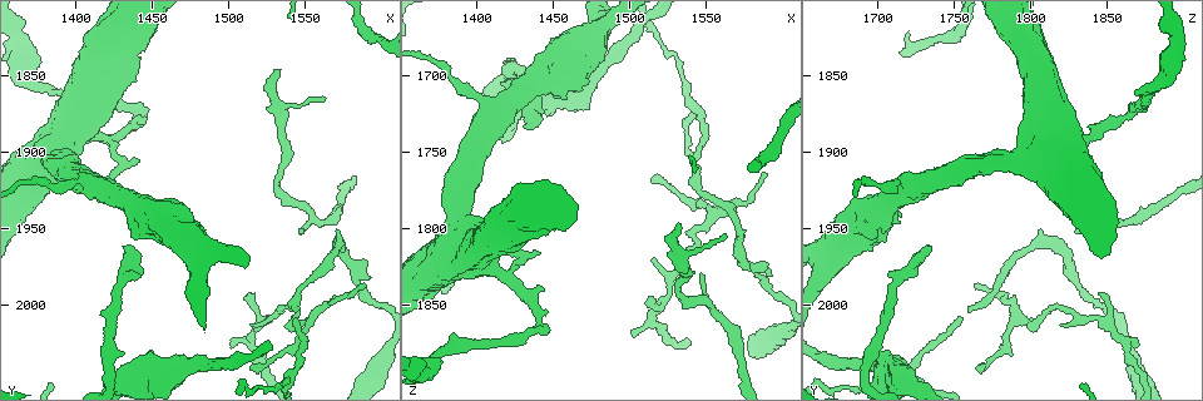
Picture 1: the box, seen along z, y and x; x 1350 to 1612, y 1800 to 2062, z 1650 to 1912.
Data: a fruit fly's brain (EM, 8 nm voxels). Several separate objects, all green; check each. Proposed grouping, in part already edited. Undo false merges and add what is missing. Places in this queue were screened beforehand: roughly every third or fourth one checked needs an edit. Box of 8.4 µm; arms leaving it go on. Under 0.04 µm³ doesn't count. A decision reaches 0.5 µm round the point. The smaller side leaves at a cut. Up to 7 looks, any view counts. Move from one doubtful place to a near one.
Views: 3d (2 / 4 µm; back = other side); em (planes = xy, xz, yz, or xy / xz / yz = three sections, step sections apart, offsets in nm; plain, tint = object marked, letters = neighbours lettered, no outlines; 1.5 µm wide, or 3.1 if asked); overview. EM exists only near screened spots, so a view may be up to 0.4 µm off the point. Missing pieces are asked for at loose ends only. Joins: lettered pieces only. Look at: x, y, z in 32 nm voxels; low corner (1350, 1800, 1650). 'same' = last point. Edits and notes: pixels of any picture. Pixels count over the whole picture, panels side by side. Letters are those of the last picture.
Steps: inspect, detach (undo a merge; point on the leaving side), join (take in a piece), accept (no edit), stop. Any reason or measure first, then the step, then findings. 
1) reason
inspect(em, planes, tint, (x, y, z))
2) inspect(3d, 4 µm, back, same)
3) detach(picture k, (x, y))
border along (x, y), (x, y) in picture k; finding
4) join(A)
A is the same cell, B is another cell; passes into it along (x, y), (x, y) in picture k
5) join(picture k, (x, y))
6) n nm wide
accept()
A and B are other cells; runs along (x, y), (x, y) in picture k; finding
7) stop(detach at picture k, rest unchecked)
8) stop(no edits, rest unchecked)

an open end
inspect(em, xz, step 8, tint, (1532, 1846, 1798))

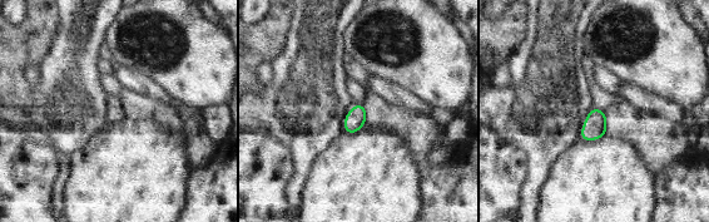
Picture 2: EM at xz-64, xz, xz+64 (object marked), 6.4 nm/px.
inspect(em, xy, step 8, letters, same)

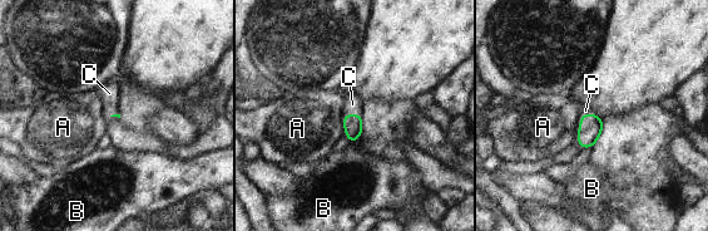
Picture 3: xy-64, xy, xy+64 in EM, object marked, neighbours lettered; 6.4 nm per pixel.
C touches over 130 nm
join(C)
C is the same cell, A and B are other cells; the neuron continues

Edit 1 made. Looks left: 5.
inspect(overview)

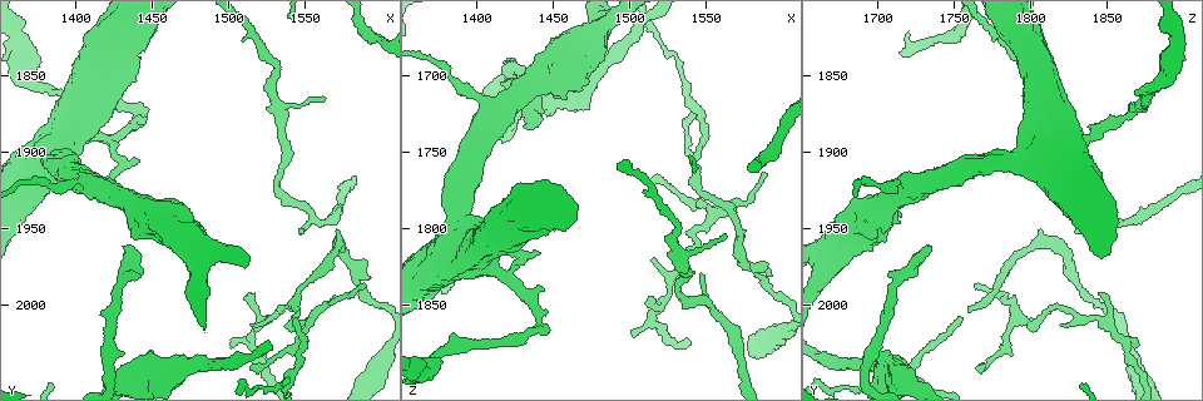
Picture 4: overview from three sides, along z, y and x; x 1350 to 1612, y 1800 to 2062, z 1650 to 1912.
free end
inspect(em, yz, step 8, tint, (1432, 1962, 1732))

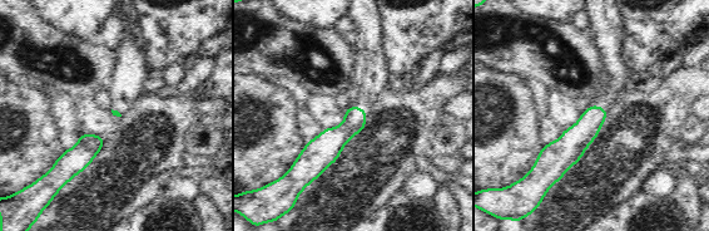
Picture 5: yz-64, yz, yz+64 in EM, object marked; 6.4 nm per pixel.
inspect(em, xy, step 8, letters, same)

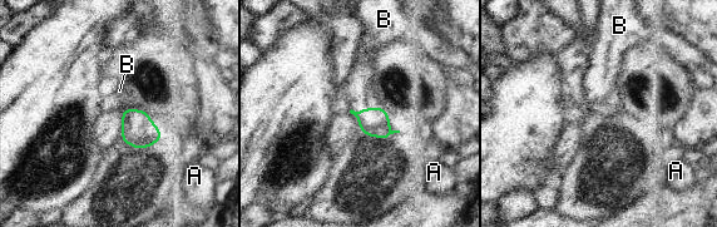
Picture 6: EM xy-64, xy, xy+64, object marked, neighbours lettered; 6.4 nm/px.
join(B)
B is the same cell, A is another cell; passes into it along (374, 122), (365, 108), (359, 94) in picture 6; it goes on there

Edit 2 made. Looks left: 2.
stop(join at picture 3, join at picture 6, rest unchecked)

